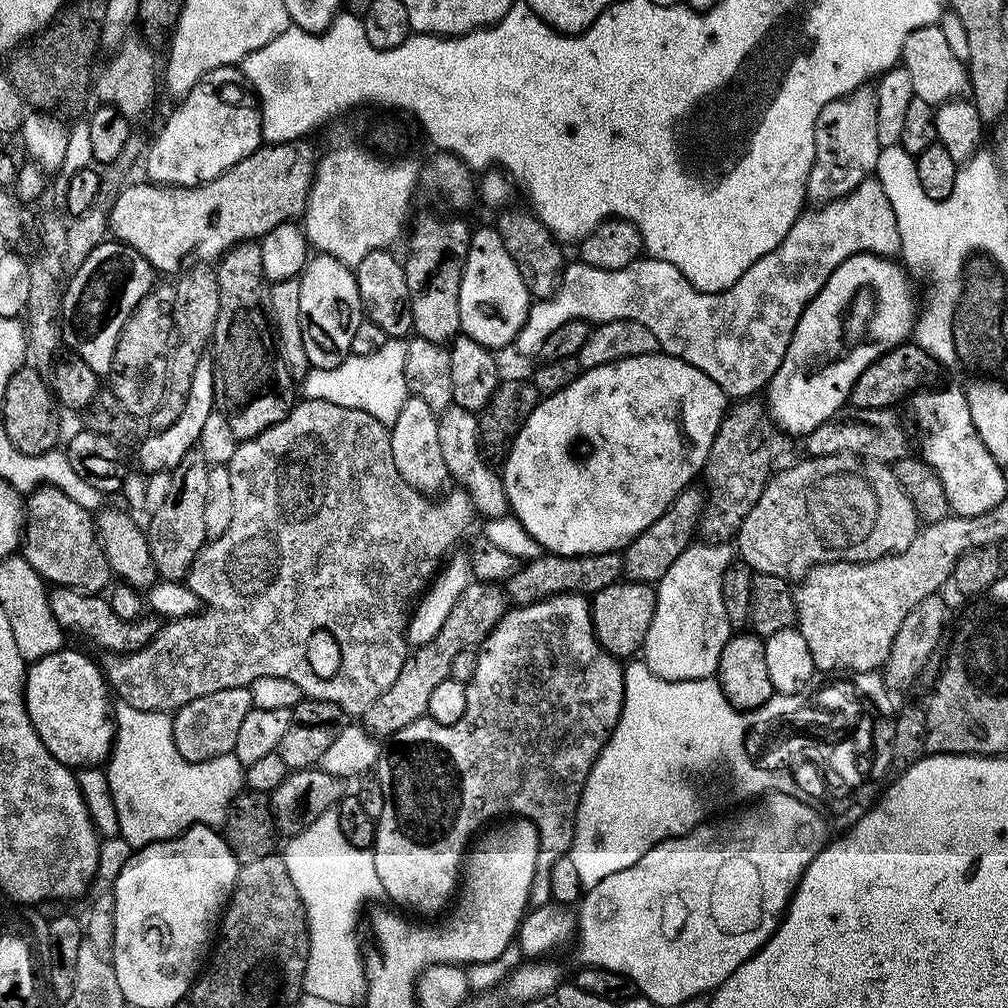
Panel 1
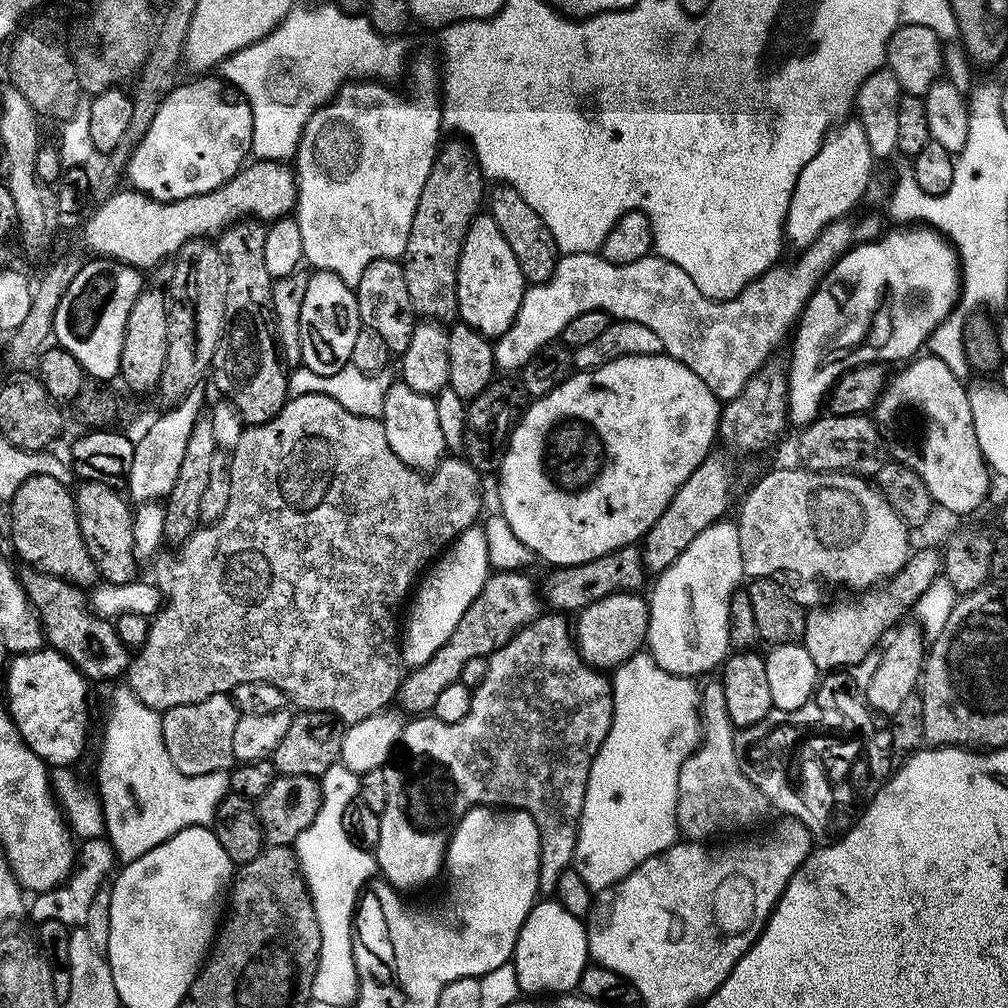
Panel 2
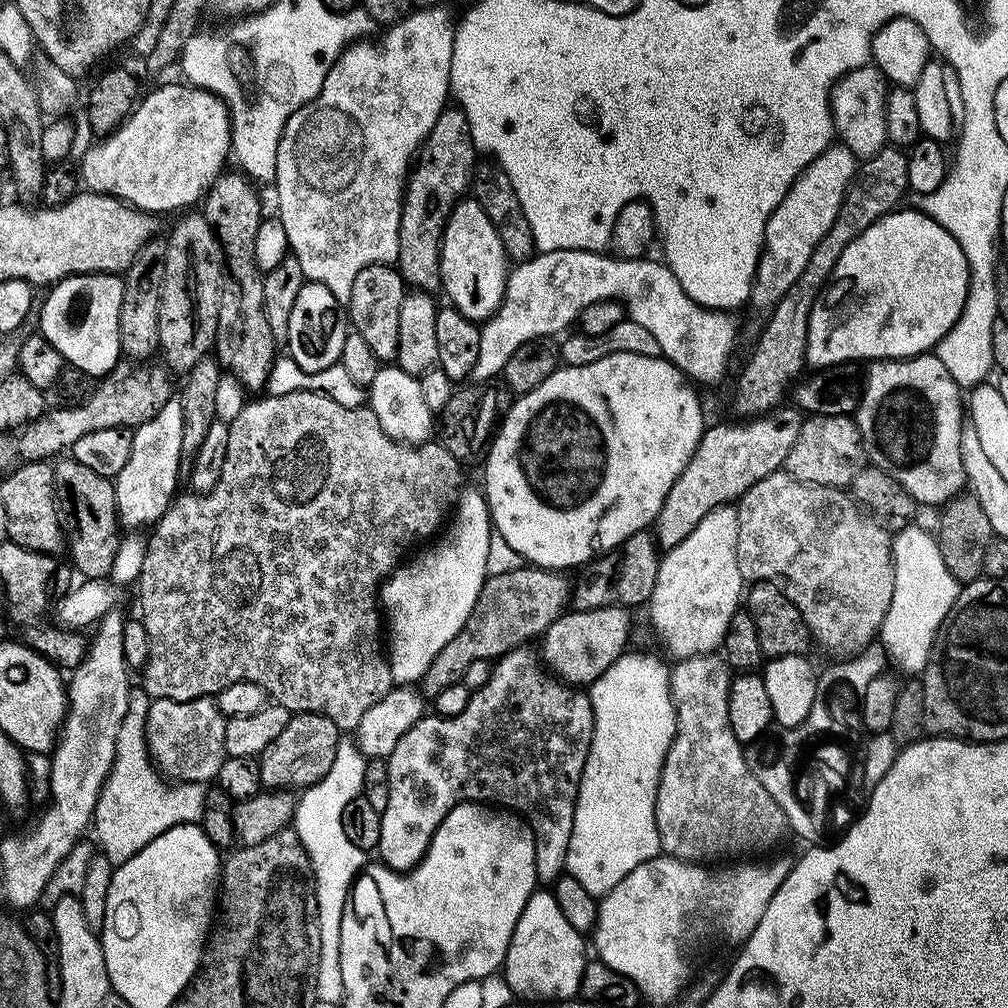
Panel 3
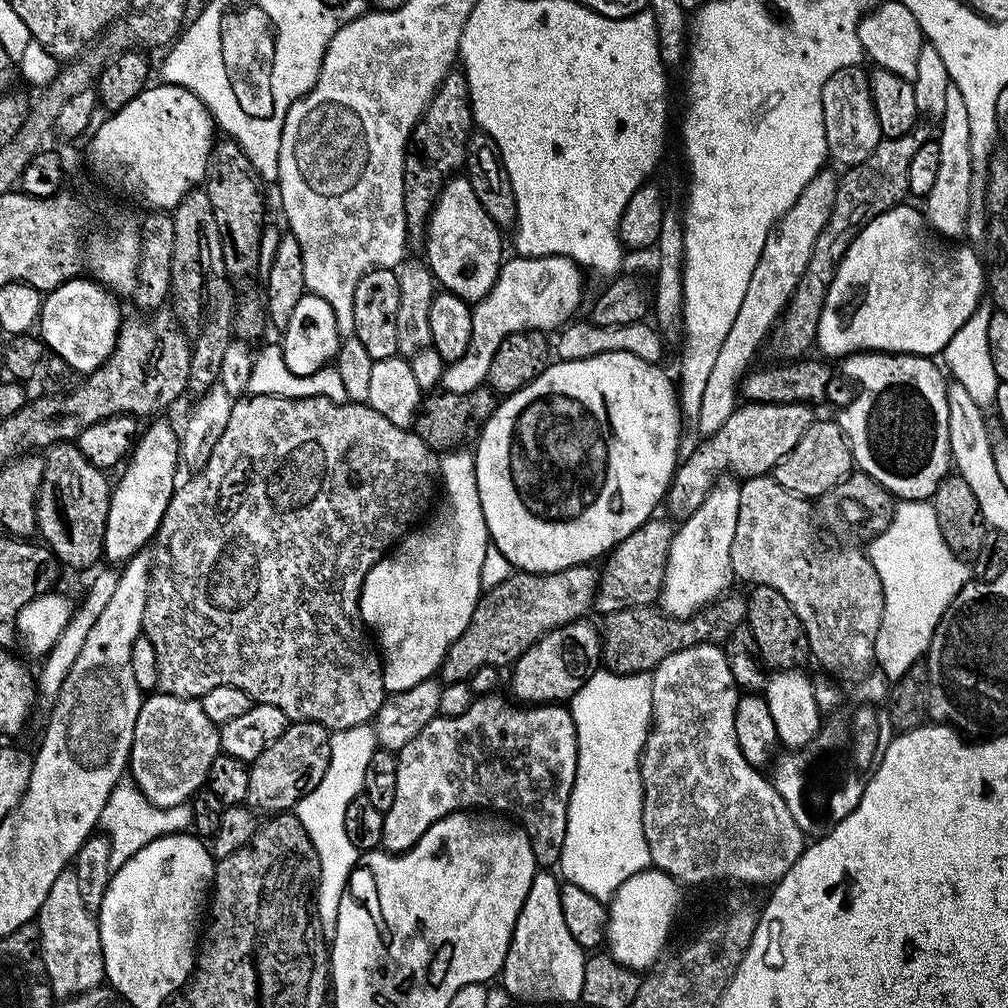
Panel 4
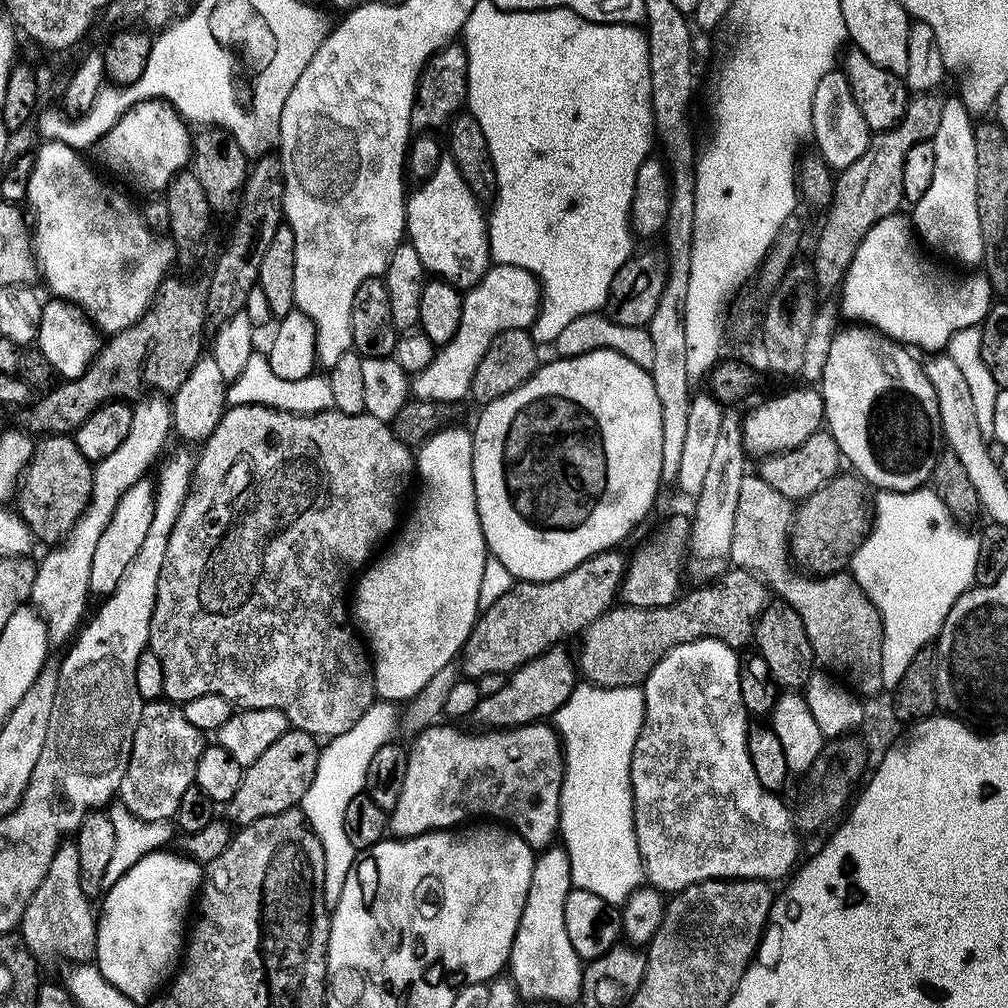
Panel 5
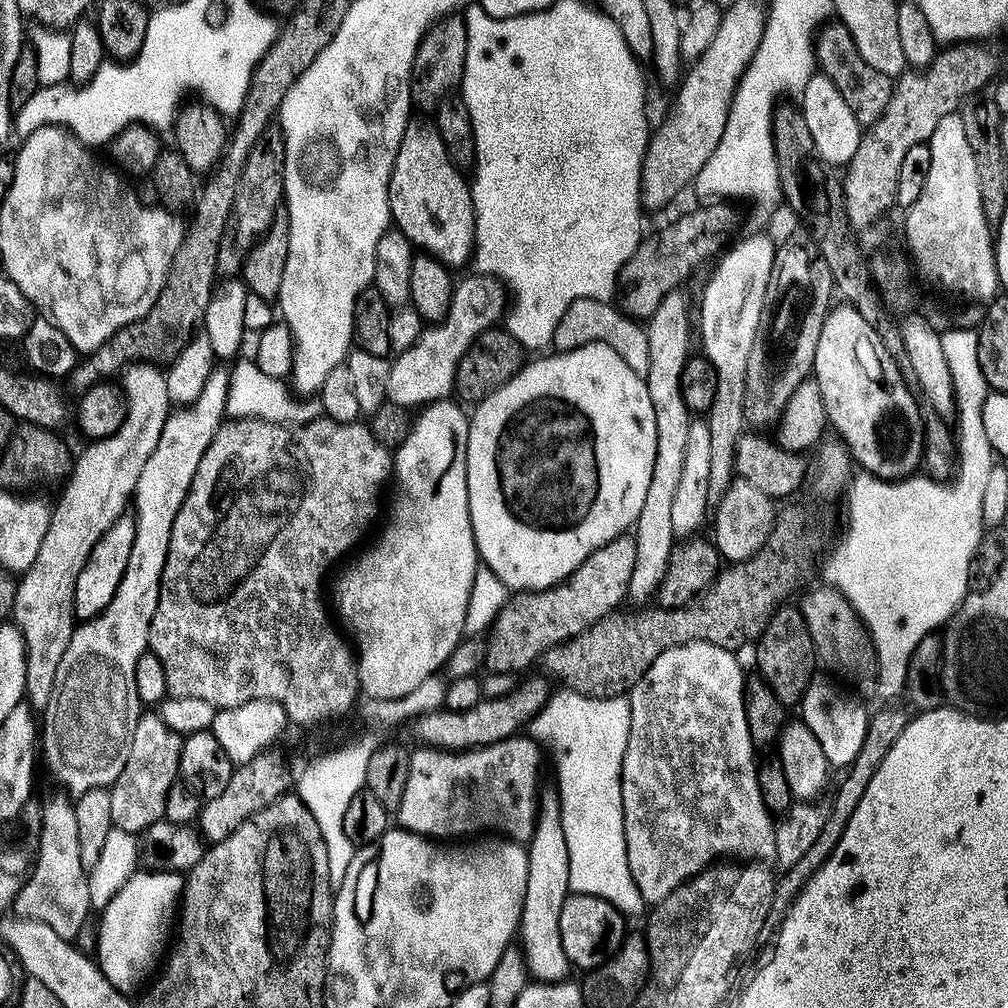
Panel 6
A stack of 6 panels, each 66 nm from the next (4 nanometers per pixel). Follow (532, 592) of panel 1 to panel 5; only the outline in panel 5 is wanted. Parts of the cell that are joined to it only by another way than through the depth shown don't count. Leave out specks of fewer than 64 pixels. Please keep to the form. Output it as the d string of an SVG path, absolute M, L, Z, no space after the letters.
M672 514L661 526L660 533L649 544L642 545L627 561L618 593L619 603L630 608L657 608L675 602L682 592L680 575L686 572L691 535L689 517L684 514Z

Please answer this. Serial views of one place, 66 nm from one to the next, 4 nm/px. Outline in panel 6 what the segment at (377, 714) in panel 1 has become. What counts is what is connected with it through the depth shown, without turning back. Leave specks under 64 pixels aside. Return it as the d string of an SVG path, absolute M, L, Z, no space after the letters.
M625 534L614 538L606 546L594 551L580 567L576 568L564 581L554 585L553 588L541 588L538 592L521 592L513 595L493 622L486 633L488 649L484 652L484 660L492 672L520 672L528 668L543 652L551 648L559 649L569 640L574 640L578 634L582 634L590 626L604 616L611 616L617 611L620 603L625 603L628 587L630 586L630 574L634 574L634 560L638 558L638 546L636 537Z

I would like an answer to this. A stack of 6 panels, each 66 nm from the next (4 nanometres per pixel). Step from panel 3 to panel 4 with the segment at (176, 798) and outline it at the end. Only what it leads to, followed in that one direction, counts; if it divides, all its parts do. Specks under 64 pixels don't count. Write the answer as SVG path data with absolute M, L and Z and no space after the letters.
M122 780L115 785L101 812L99 827L110 842L110 868L120 869L143 846L159 837L173 832L187 831L192 823L192 809L182 804L176 807L160 808L152 805L131 781Z

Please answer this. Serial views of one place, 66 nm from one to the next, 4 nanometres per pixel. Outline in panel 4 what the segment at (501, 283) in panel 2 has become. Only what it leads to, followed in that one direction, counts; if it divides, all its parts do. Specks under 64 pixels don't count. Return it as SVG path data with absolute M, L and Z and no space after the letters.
M456 174L441 187L433 204L428 224L426 263L435 283L458 298L475 302L494 286L500 273L500 232L497 221L488 216L464 174Z

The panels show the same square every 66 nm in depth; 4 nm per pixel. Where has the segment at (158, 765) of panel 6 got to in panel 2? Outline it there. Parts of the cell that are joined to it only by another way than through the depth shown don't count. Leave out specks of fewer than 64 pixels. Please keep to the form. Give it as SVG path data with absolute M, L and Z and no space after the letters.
M229 693L212 694L202 702L174 706L163 711L162 732L168 754L184 775L202 775L229 769L234 762L233 738L241 712Z

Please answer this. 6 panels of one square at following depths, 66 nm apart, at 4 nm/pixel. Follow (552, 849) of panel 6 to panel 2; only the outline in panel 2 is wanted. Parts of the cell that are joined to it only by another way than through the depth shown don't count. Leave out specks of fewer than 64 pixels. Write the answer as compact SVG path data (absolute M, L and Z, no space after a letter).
M555 899L543 900L537 901L527 915L516 939L511 963L515 966L521 993L530 996L568 994L579 987L581 972L590 960L587 925Z

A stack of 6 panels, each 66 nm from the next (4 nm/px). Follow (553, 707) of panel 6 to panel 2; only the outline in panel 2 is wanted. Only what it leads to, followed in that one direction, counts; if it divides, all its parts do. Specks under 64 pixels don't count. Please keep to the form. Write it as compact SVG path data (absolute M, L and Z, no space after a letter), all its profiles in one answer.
M641 650L635 656L631 656L626 663L615 669L610 676L610 691L612 694L612 725L610 726L598 754L592 760L586 794L584 795L584 805L580 815L580 829L576 839L576 855L574 857L574 867L578 874L582 874L582 882L593 890L603 890L615 884L617 880L630 874L646 858L657 856L660 852L665 852L672 844L677 843L678 829L676 826L676 799L678 798L678 774L686 762L686 758L702 739L702 729L700 727L700 713L698 705L701 693L695 688L693 681L686 676L675 676L666 670L662 670L654 662L654 658L648 655L647 651Z

